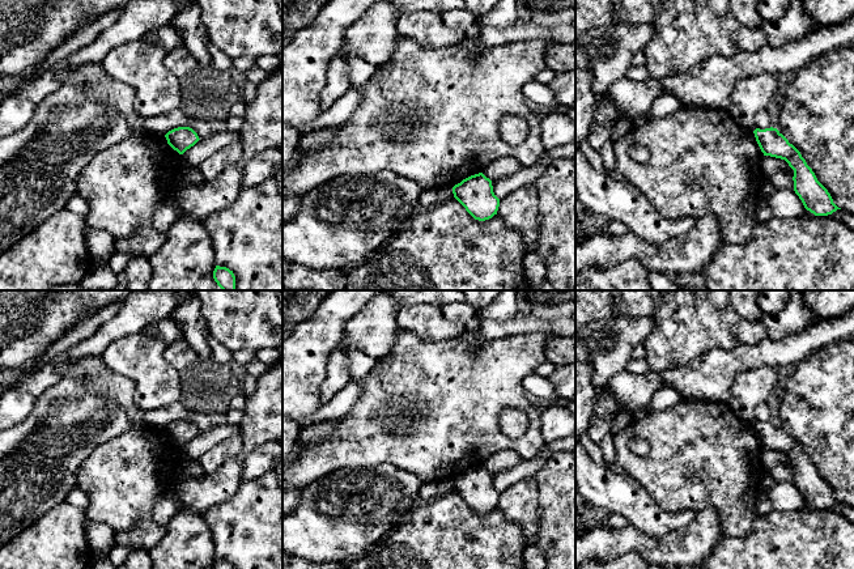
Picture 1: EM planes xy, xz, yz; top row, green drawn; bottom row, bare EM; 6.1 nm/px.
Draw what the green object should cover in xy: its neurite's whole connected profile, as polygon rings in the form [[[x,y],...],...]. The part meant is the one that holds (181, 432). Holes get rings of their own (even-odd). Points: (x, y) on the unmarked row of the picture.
[[[190,420],[174,421],[169,424],[165,430],[167,437],[179,447],[183,447],[200,433],[197,426]]]

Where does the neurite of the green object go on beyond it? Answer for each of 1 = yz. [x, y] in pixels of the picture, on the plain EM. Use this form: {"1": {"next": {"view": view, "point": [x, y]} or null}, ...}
{"1": {"next": null}}

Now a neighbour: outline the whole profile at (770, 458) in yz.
[[[770,449],[764,450],[762,463],[768,471],[776,467],[777,464],[785,464],[791,471],[794,470],[794,463],[789,459],[789,457],[785,453]]]

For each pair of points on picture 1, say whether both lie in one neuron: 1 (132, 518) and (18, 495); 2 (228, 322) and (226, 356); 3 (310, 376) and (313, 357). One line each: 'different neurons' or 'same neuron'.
1: different neurons
2: different neurons
3: same neuron

